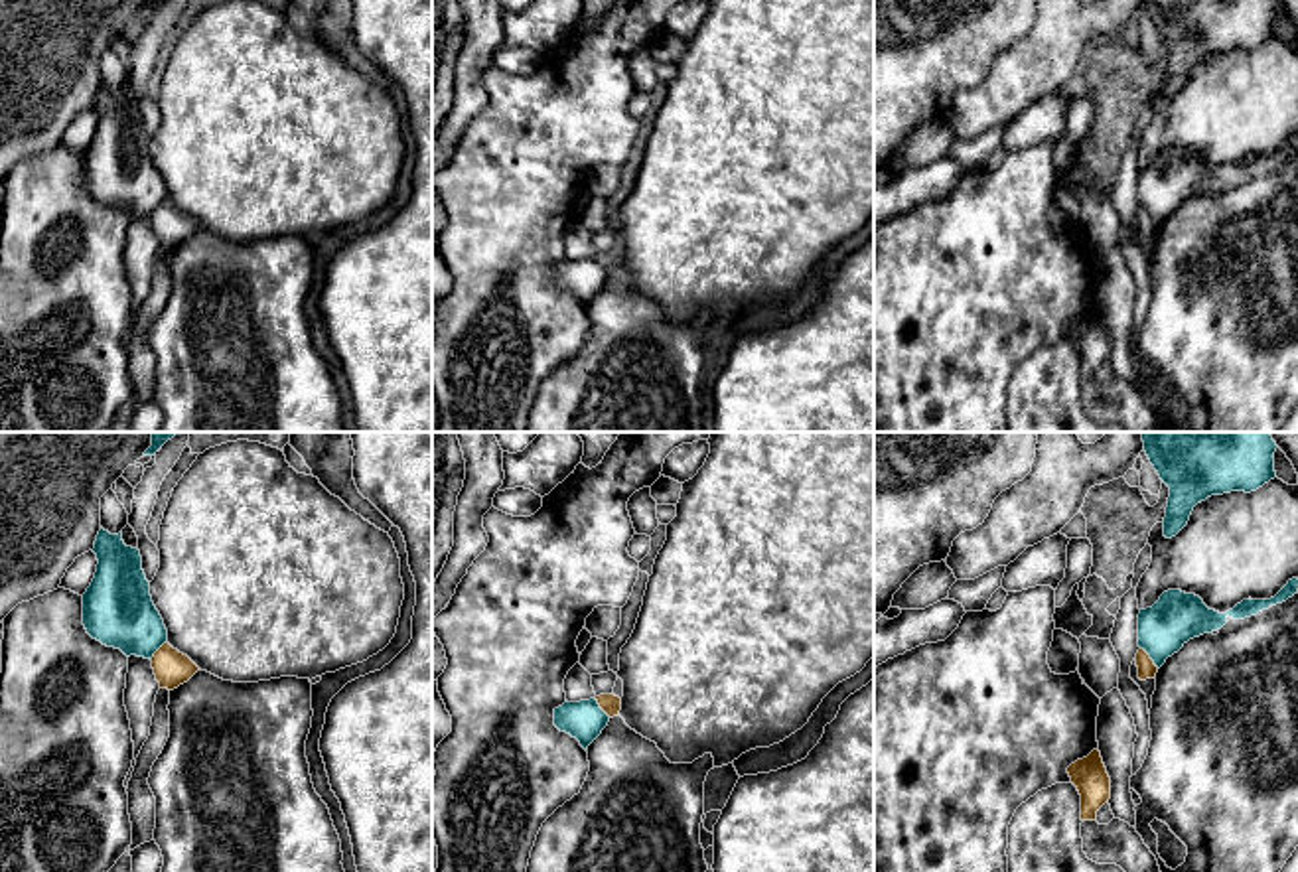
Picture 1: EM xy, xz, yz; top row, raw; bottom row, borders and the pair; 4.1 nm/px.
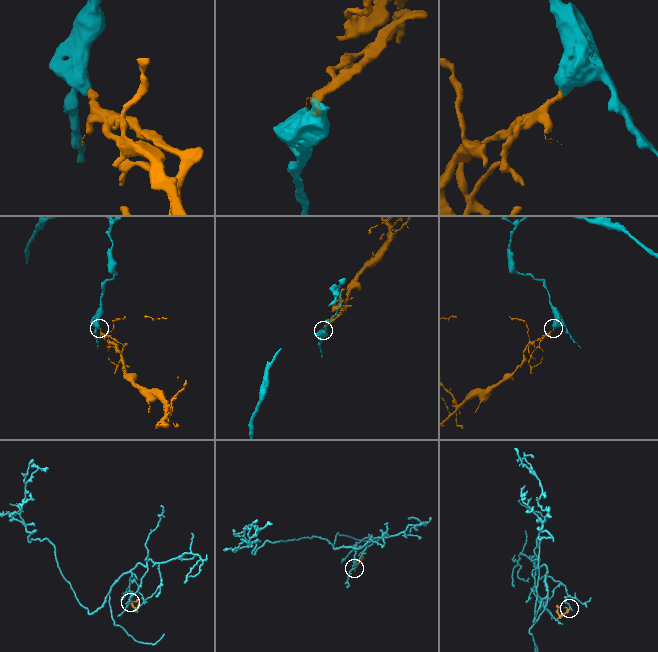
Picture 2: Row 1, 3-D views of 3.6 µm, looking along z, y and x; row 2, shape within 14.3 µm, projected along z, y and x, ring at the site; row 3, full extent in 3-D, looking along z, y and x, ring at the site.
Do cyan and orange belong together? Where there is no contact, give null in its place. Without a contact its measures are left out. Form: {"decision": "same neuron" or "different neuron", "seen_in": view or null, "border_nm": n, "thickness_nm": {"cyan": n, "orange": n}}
{"decision": "different neuron", "seen_in": "yz", "border_nm": 120, "thickness_nm": {"cyan": 200, "orange": 80}}

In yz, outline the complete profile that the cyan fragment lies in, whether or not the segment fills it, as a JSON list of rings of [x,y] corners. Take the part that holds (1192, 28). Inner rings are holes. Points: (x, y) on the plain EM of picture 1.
[[[1144,0],[1144,10],[1170,45],[1164,95],[1176,95],[1190,79],[1193,65],[1211,53],[1231,49],[1257,49],[1276,36],[1274,10],[1276,0]]]

